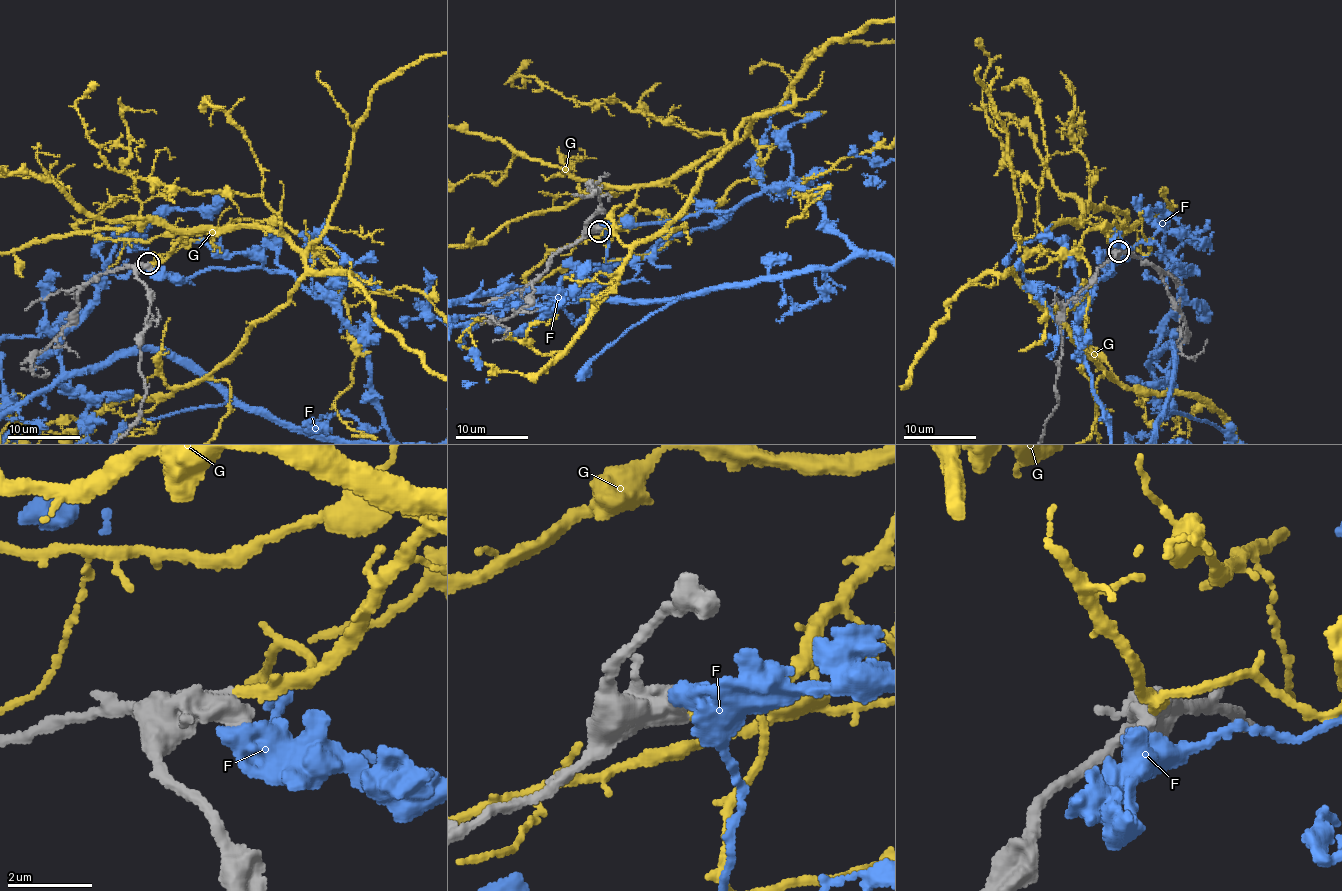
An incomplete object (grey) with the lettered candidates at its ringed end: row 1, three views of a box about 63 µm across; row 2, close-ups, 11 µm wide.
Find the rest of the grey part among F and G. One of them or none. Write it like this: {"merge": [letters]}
{"merge": ["G"]}

